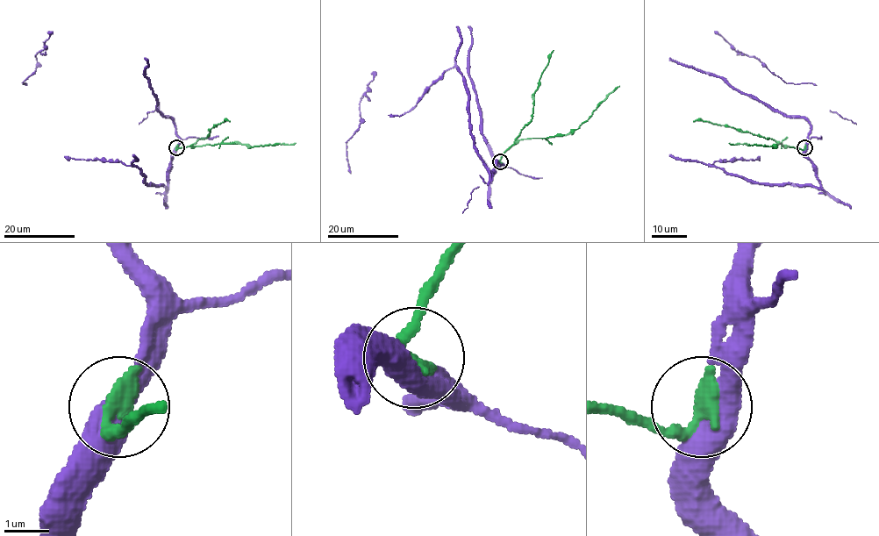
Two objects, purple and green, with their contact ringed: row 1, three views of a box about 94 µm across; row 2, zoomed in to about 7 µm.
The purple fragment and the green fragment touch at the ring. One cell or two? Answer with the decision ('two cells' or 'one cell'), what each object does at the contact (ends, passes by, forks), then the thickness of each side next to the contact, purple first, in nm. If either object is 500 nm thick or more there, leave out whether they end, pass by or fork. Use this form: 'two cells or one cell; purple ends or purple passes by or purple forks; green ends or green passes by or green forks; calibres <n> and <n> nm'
one cell; calibres 500 and 360 nm

